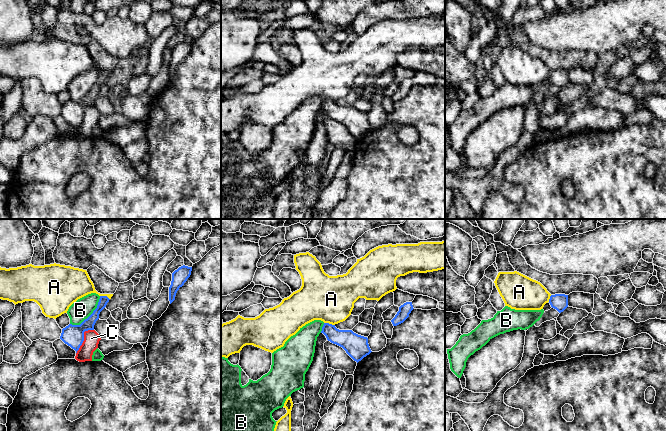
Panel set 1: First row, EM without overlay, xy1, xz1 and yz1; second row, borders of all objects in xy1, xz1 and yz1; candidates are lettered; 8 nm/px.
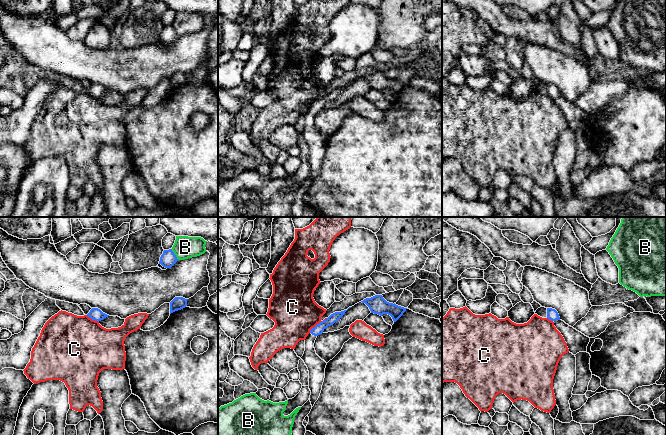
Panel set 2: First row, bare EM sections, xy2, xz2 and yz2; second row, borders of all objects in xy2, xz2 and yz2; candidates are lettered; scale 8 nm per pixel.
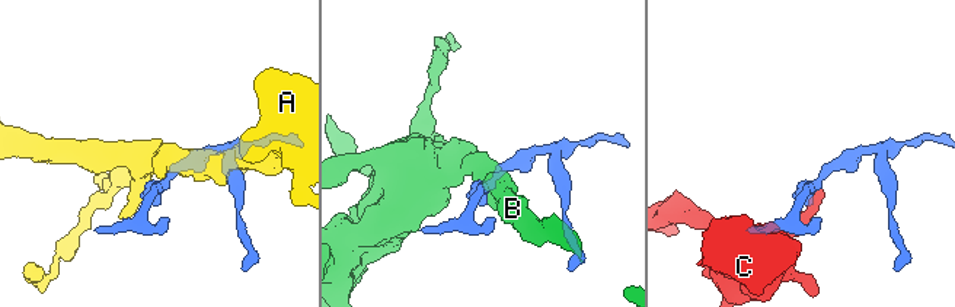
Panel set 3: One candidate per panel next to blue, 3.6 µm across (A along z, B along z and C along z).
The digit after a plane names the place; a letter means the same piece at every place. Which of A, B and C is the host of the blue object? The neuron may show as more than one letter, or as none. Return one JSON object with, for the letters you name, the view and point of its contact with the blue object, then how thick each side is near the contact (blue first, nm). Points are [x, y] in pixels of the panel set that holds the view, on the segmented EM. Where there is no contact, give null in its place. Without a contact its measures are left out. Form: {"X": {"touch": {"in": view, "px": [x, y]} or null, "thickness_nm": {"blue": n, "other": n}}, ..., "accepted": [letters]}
{"accepted": []}

